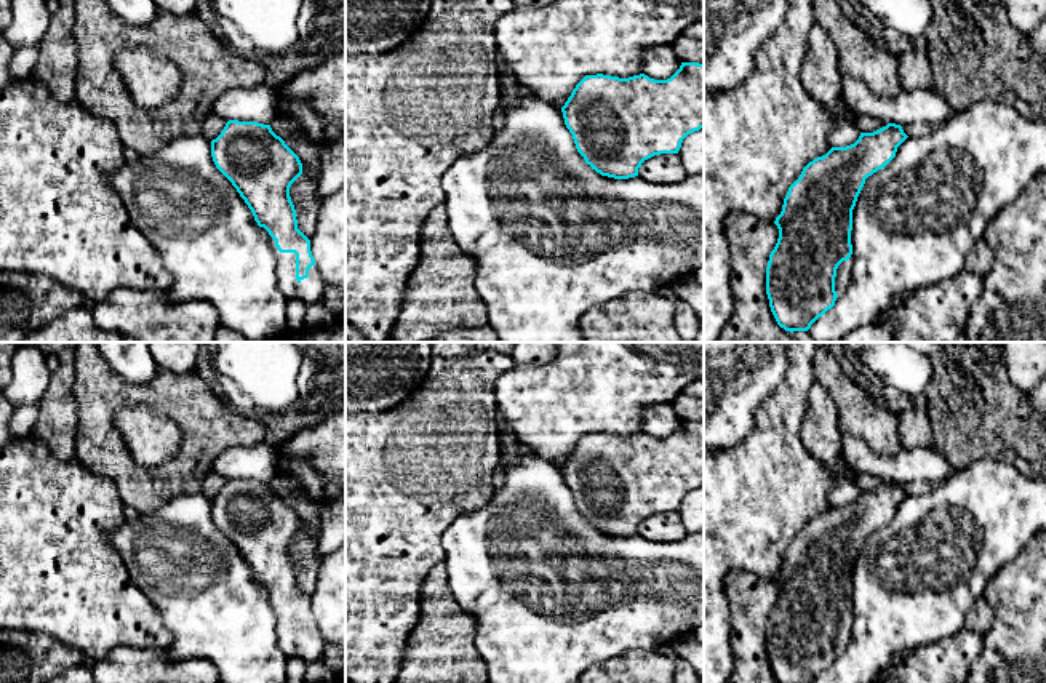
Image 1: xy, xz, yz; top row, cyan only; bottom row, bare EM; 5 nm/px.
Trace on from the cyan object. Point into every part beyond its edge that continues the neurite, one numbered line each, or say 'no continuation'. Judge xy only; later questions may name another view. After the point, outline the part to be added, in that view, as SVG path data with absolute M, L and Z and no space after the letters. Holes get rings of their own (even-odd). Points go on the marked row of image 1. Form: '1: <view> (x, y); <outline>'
1: xy (311, 290); M270 237L270 246L277 258L277 278L281 293L288 299L297 299L307 304L321 302L326 298L326 285L317 266L309 269L309 277L296 280L296 254L280 253L275 246L275 240Z

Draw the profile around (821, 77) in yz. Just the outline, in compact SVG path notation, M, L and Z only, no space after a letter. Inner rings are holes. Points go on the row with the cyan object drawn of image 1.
M814 24L808 35L808 56L801 66L801 83L836 118L828 136L832 147L854 144L860 130L857 117L849 110L841 94L838 50L828 32L819 24Z

